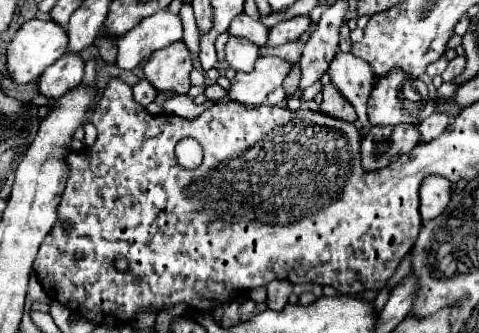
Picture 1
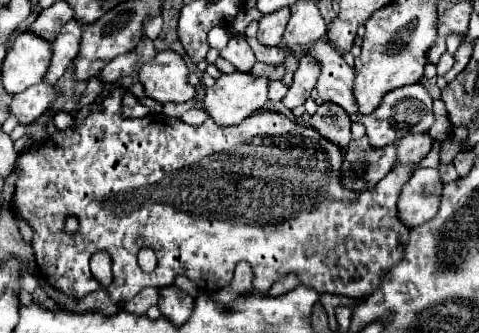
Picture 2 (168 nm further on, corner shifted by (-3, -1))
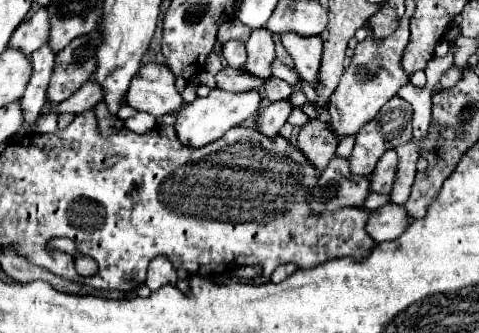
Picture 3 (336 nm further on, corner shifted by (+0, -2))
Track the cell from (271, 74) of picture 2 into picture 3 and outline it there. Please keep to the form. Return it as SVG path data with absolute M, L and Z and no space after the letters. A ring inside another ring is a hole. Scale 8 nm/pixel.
M233 67L221 69L215 75L215 79L217 79L217 87L227 91L249 91L249 89L259 89L263 85L259 77L251 75L245 69L233 69Z

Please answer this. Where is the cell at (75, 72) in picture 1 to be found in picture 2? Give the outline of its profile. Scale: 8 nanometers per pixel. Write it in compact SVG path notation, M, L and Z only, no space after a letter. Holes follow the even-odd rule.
M44 80L36 86L30 86L26 92L16 94L8 106L10 114L18 118L18 124L26 126L32 124L42 112L58 98L60 94L54 90L54 86L46 84Z

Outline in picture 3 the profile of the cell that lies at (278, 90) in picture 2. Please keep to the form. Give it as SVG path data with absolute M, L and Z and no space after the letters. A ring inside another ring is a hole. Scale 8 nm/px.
M271 77L265 81L265 97L269 101L281 101L281 99L287 99L289 95L293 93L293 87L277 77Z

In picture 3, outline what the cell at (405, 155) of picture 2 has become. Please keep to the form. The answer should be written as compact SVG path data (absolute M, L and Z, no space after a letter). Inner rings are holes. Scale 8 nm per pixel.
M389 149L379 159L379 165L375 167L375 171L371 173L371 191L389 193L397 177L397 165L399 165L399 155L395 149Z

